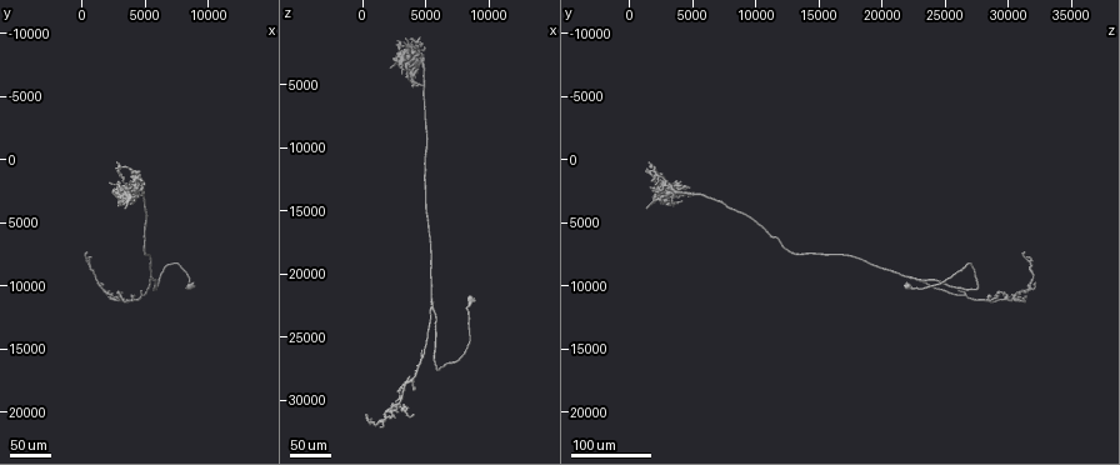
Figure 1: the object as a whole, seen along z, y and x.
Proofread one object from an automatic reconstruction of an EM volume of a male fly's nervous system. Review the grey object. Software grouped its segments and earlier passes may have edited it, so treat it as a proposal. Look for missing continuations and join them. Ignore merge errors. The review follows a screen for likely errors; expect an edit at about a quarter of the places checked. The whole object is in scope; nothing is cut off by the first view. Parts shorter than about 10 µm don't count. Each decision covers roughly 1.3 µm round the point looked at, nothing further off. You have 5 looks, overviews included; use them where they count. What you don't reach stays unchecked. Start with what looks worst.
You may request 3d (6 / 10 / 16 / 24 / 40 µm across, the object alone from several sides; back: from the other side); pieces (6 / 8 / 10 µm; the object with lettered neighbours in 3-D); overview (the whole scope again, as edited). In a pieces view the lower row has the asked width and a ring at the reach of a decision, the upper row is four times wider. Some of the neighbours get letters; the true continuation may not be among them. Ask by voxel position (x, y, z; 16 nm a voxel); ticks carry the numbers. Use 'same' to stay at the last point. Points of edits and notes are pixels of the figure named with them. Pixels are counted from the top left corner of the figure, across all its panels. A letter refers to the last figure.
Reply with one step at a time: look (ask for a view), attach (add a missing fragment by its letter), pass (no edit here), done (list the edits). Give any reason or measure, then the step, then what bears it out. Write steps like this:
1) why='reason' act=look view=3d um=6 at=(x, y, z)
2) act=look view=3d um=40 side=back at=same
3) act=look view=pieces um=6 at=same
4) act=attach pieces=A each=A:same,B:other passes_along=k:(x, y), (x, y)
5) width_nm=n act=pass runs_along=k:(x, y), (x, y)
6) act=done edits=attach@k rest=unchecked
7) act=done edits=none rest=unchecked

why='long arm stops here' act=look view=3d um=40 at=(4800, 2200, 2000)

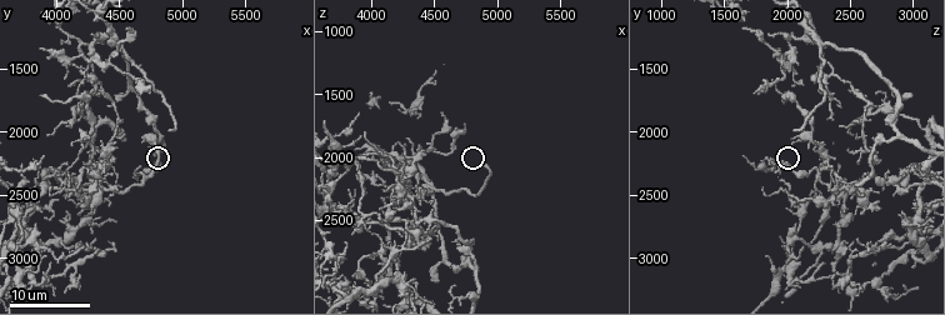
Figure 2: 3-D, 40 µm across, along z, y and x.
act=look view=pieces um=8 at=(4900, 2000, 2080)

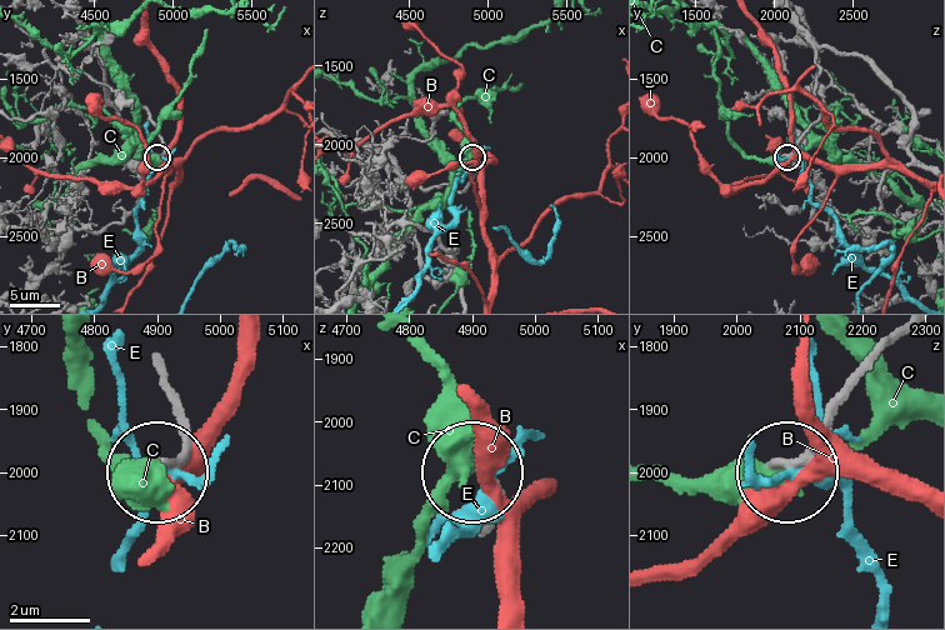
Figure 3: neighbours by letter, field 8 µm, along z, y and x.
width_nm=220 act=pass each=B:other,C:other,E:other runs_along=3:(894, 336), (786, 464) found='none of them fits'

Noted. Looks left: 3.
why='branch stops here' act=look view=3d um=24 at=(2600, 800, 1800)

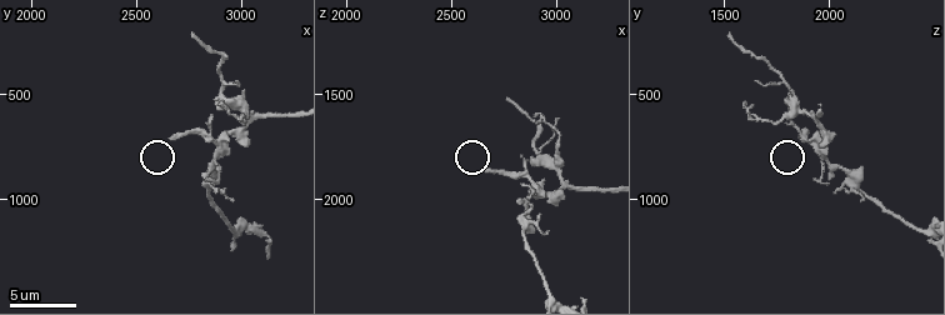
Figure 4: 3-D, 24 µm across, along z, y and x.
why='what lies round it' act=look view=pieces um=10 at=(2670, 720, 1860)

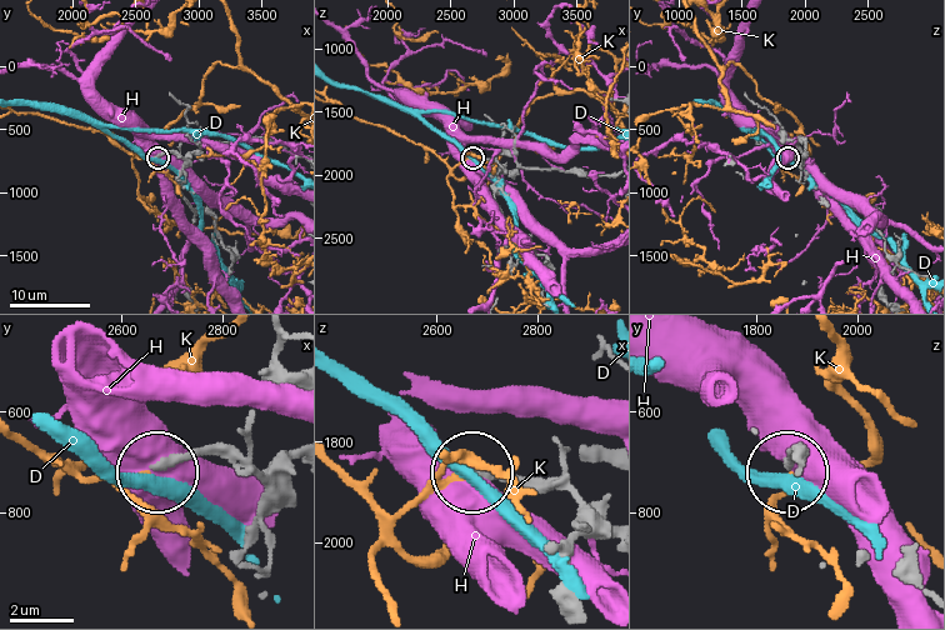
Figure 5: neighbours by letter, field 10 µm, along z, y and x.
act=pass each=D:other,H:other,K:other runs_along=5:(293, 451), (260, 470), (211, 451), (179, 451), (158, 465) found='none of them fits'

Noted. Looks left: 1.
act=done edits=none rest=unchecked

